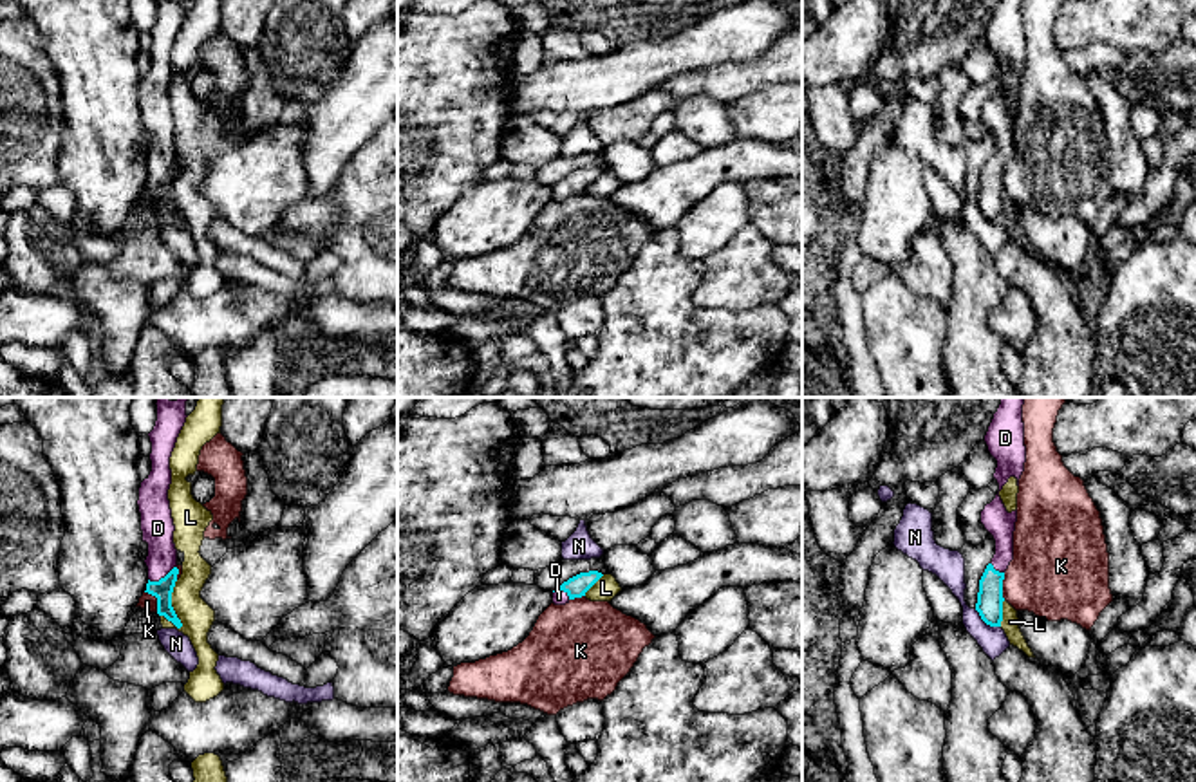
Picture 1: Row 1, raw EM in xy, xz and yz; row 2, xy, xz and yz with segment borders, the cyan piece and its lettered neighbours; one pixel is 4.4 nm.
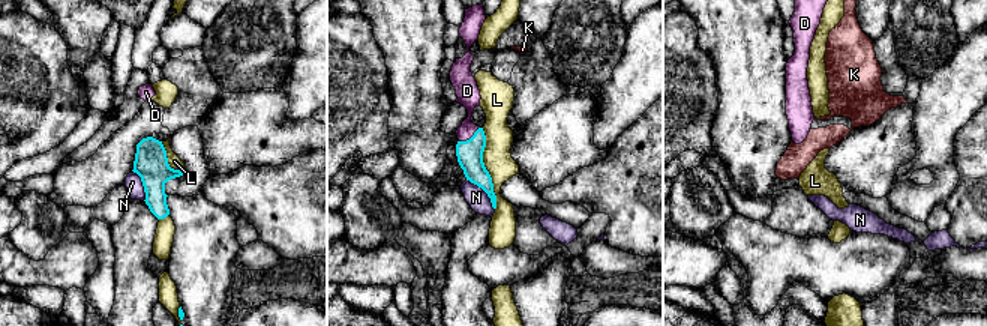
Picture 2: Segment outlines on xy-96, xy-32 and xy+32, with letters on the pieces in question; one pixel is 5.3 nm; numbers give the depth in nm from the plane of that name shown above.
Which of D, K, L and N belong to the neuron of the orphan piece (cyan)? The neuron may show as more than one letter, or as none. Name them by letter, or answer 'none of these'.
D

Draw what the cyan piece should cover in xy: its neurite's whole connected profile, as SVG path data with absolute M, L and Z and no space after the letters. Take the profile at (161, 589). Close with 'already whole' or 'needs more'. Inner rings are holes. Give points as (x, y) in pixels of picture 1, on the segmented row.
M166 397L157 399L157 421L148 433L152 442L152 471L141 482L137 500L143 542L148 544L148 556L145 560L148 583L145 592L157 598L157 614L164 616L177 628L181 628L182 623L172 607L172 592L179 569L168 489L172 484L170 457L188 417L188 399L190 397L179 397L177 401Z; needs more

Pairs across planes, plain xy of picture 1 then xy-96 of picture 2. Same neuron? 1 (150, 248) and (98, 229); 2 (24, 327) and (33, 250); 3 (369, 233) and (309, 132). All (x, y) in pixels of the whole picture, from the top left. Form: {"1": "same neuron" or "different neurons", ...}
{"1": "different neurons", "2": "different neurons", "3": "different neurons"}

